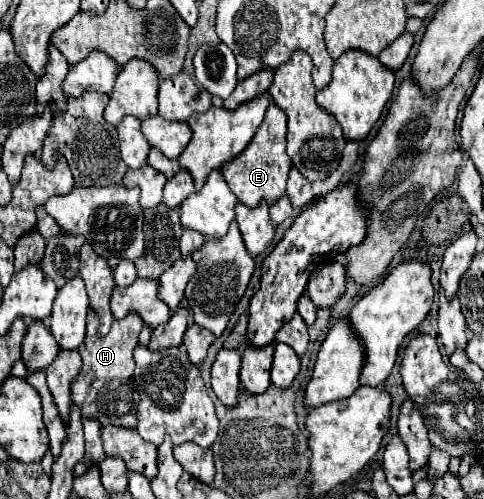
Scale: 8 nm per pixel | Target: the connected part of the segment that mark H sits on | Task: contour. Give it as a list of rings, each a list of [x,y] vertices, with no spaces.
[[[94,310],[88,312],[88,326],[86,326],[86,338],[78,346],[78,352],[82,356],[82,368],[72,382],[72,400],[82,406],[82,414],[88,418],[100,420],[102,426],[114,424],[114,426],[130,426],[136,428],[136,404],[140,402],[140,396],[132,382],[134,372],[134,360],[132,360],[132,348],[138,344],[138,334],[142,330],[142,320],[138,314],[128,312],[124,318],[114,320],[112,328],[106,336],[98,336],[98,314]]]

